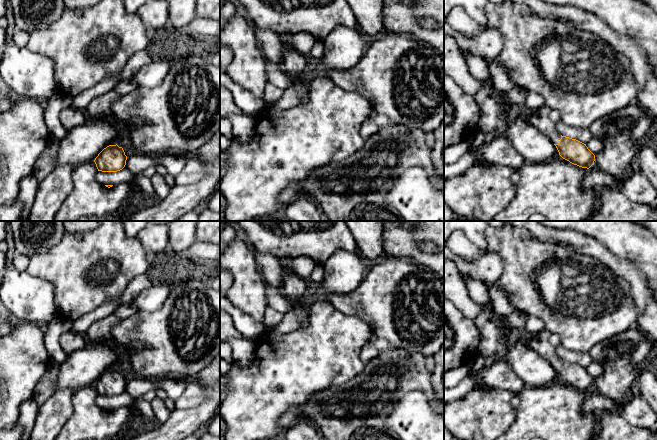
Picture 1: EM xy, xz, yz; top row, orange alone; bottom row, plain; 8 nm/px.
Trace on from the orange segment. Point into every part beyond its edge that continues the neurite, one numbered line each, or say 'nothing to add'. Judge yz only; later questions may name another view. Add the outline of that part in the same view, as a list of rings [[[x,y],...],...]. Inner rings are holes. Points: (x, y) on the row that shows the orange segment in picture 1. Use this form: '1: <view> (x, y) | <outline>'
1: yz (540, 119) | [[[542,107],[538,111],[533,111],[526,120],[540,130],[543,134],[548,136],[554,144],[558,144],[561,139],[561,134],[556,129],[556,125],[549,119],[550,109]]]

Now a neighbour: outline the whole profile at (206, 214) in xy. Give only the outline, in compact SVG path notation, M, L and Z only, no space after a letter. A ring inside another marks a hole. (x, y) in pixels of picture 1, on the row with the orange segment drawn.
M207 201L200 205L199 221L220 221L220 211L211 211Z

